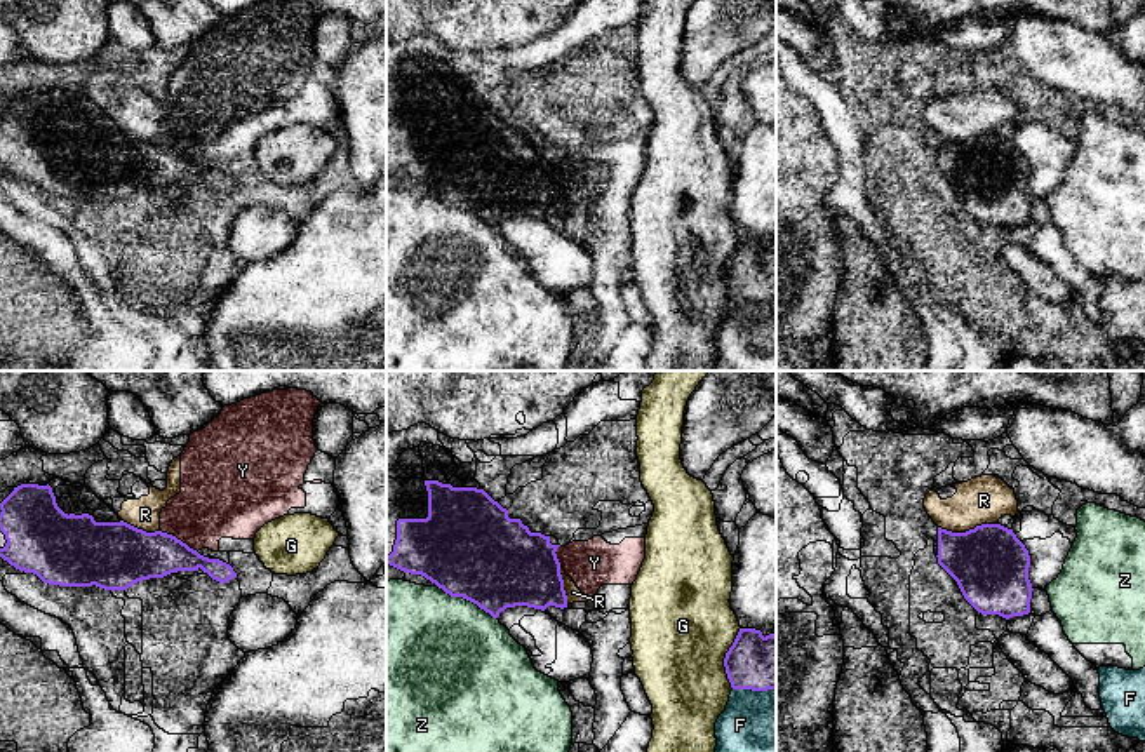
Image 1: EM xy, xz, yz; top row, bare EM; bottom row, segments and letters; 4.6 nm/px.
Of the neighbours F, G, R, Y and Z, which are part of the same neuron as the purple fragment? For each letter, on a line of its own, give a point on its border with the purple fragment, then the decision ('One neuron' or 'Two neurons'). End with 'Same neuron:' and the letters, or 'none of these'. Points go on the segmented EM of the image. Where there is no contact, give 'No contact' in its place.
F: Touches purple at xz (754, 690). Two neurons
G: Touches purple at xz (724, 658). Two neurons
R: Touches purple at yz (966, 531). Two neurons
Y: Touches purple at xy (180, 540). Two neurons
Z: Touches purple at xz (467, 599). Two neurons
Same neuron: none of these

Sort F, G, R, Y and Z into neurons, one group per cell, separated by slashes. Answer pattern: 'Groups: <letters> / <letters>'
Groups: F / G / R Y / Z

